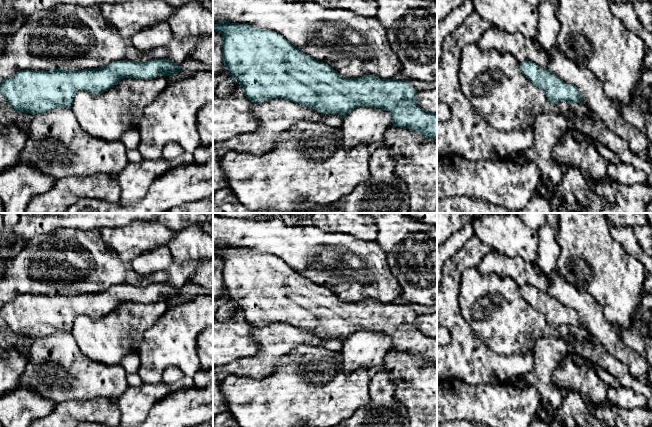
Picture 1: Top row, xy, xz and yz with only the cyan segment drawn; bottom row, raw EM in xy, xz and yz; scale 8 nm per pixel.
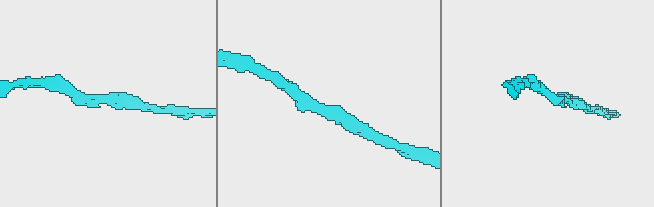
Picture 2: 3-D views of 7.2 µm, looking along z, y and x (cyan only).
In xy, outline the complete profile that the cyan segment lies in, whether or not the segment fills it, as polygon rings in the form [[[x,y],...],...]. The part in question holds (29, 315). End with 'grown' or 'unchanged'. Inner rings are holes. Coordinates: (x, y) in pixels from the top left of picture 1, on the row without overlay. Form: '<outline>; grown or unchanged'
[[[152,283],[144,287],[120,284],[105,291],[78,295],[24,293],[3,304],[0,317],[18,336],[35,339],[60,331],[71,332],[74,320],[81,312],[98,319],[113,312],[123,302],[172,301],[180,294],[179,288],[167,283]]]; unchanged

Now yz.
[[[526,284],[520,287],[520,294],[532,308],[544,316],[548,325],[554,329],[561,325],[583,326],[577,311],[565,307],[557,299],[550,296],[547,291],[541,292]]]; unchanged

